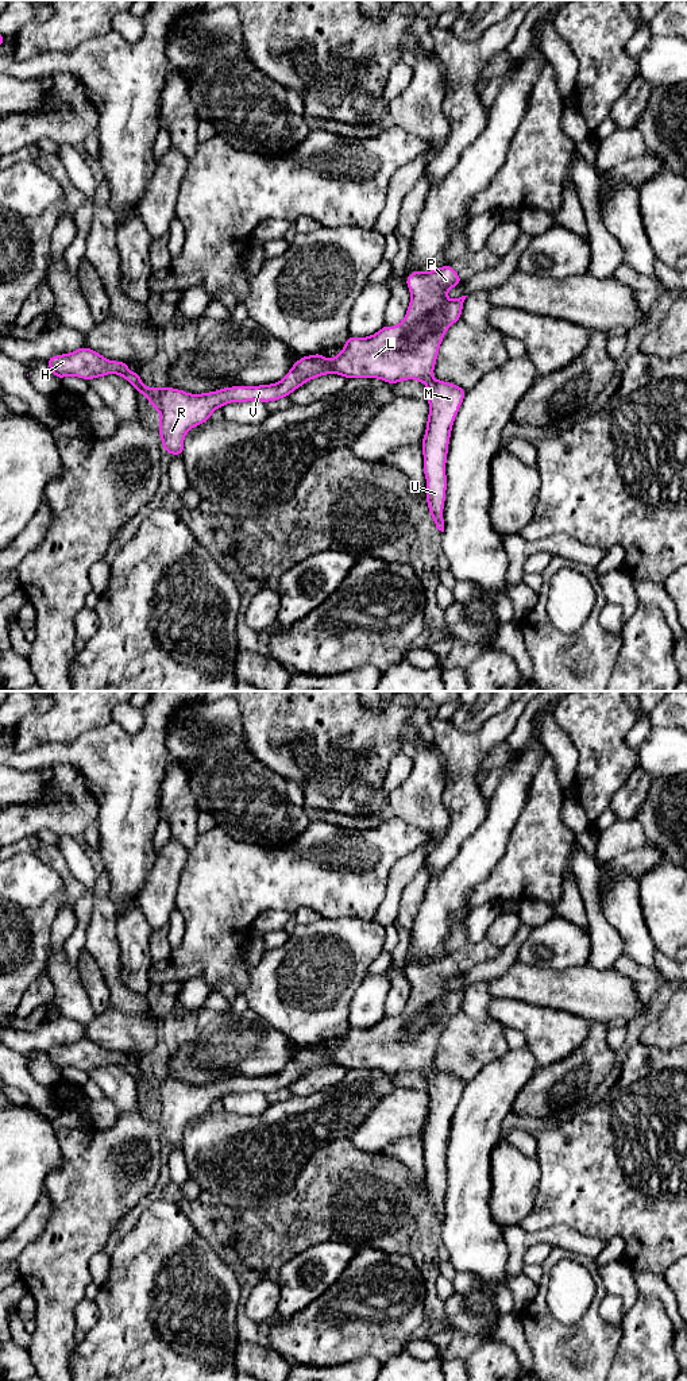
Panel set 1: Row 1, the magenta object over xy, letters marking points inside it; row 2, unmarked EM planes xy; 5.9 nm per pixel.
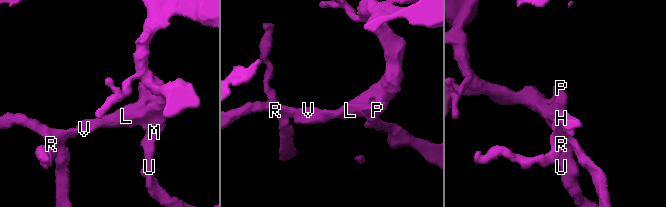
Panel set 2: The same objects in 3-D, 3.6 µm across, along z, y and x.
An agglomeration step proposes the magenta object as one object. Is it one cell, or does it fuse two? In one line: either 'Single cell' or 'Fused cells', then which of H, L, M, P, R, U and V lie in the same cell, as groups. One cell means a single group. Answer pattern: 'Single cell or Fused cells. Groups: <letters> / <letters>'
Single cell. Groups: H L M P R U V

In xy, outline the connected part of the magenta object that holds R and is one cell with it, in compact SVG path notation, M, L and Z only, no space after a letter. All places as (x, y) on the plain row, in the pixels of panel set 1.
M449 956L432 963L412 963L406 968L412 990L398 1017L383 1017L367 1029L350 1027L341 1044L332 1052L321 1045L302 1048L282 1072L271 1076L232 1077L213 1084L189 1085L169 1077L146 1079L139 1064L131 1064L127 1054L109 1053L88 1038L46 1052L59 1071L74 1066L89 1072L111 1064L127 1071L136 1084L143 1084L159 1103L158 1122L163 1142L170 1147L182 1146L186 1123L204 1115L215 1100L223 1099L227 1093L277 1092L305 1073L325 1065L340 1065L347 1071L379 1069L391 1076L405 1071L421 1072L428 1079L429 1093L427 1122L421 1133L427 1193L436 1219L444 1223L448 1134L466 1081L433 1071L432 1064L447 1021L462 1007L467 987L452 992L447 990L447 983L462 972Z

